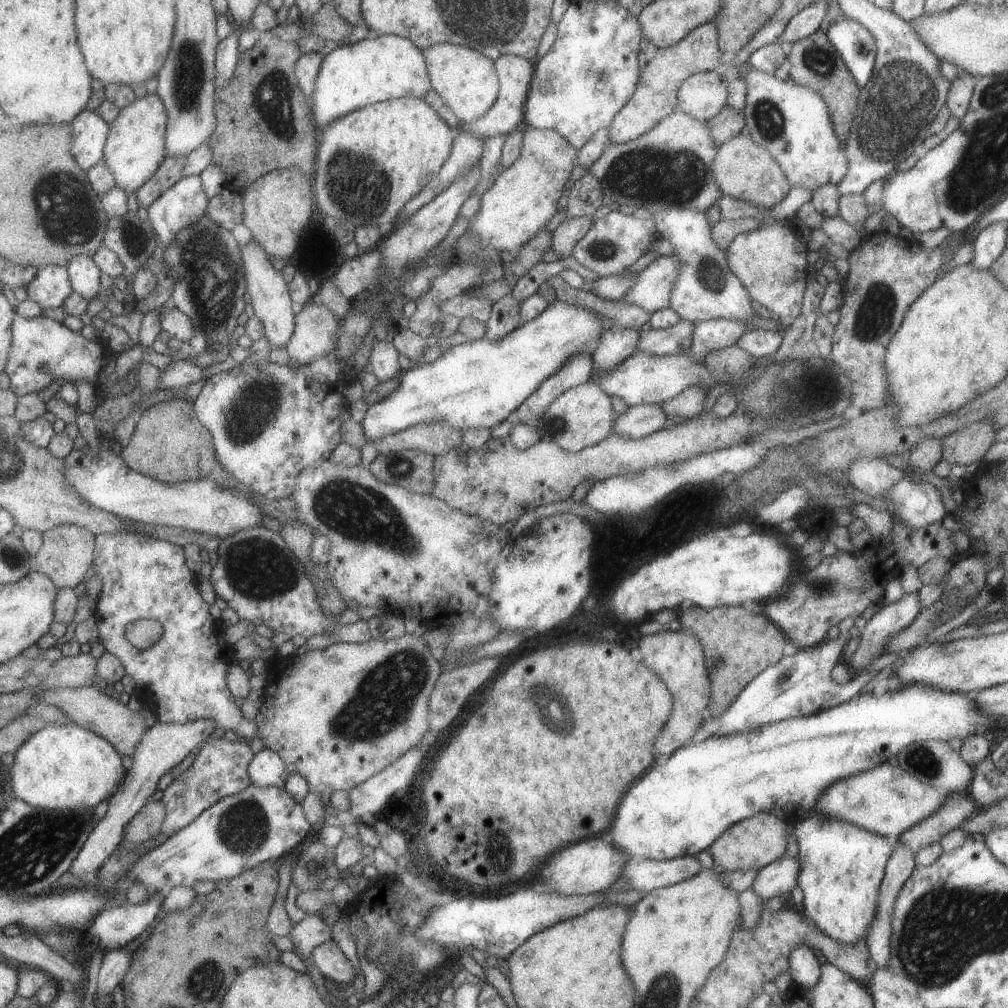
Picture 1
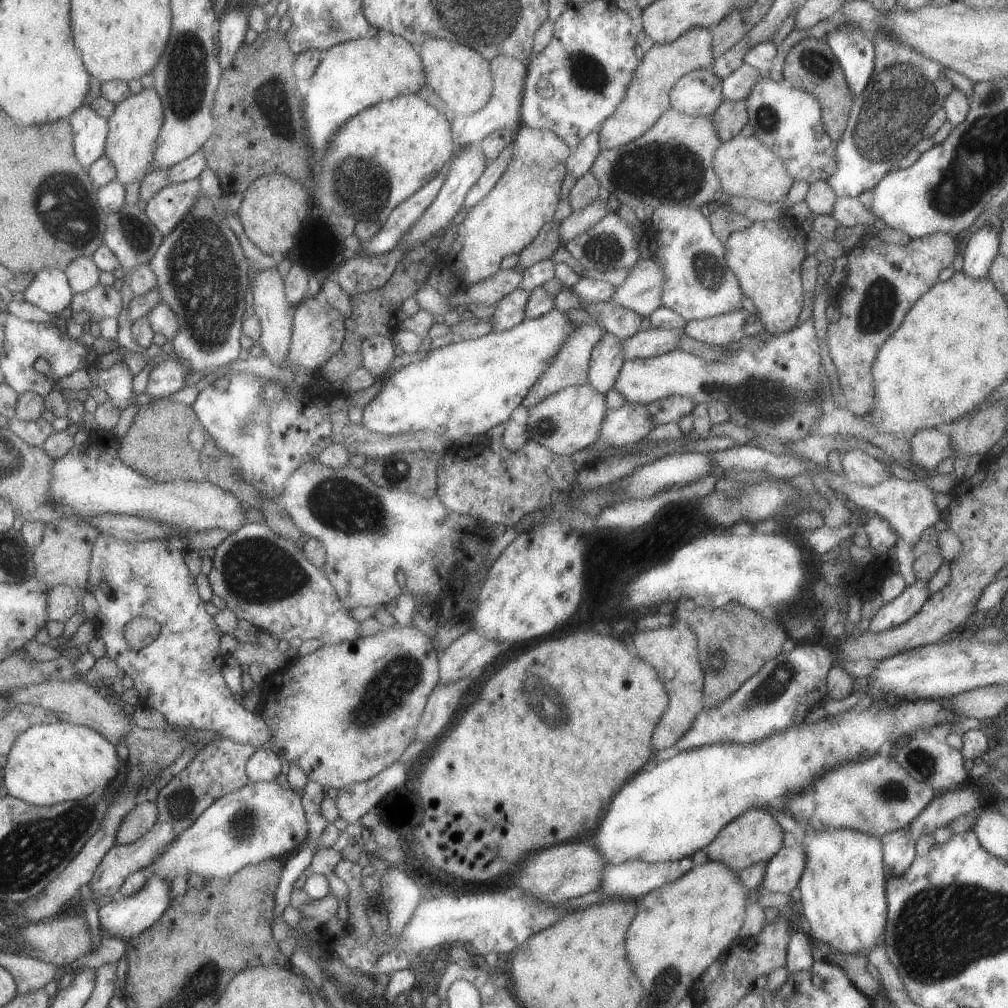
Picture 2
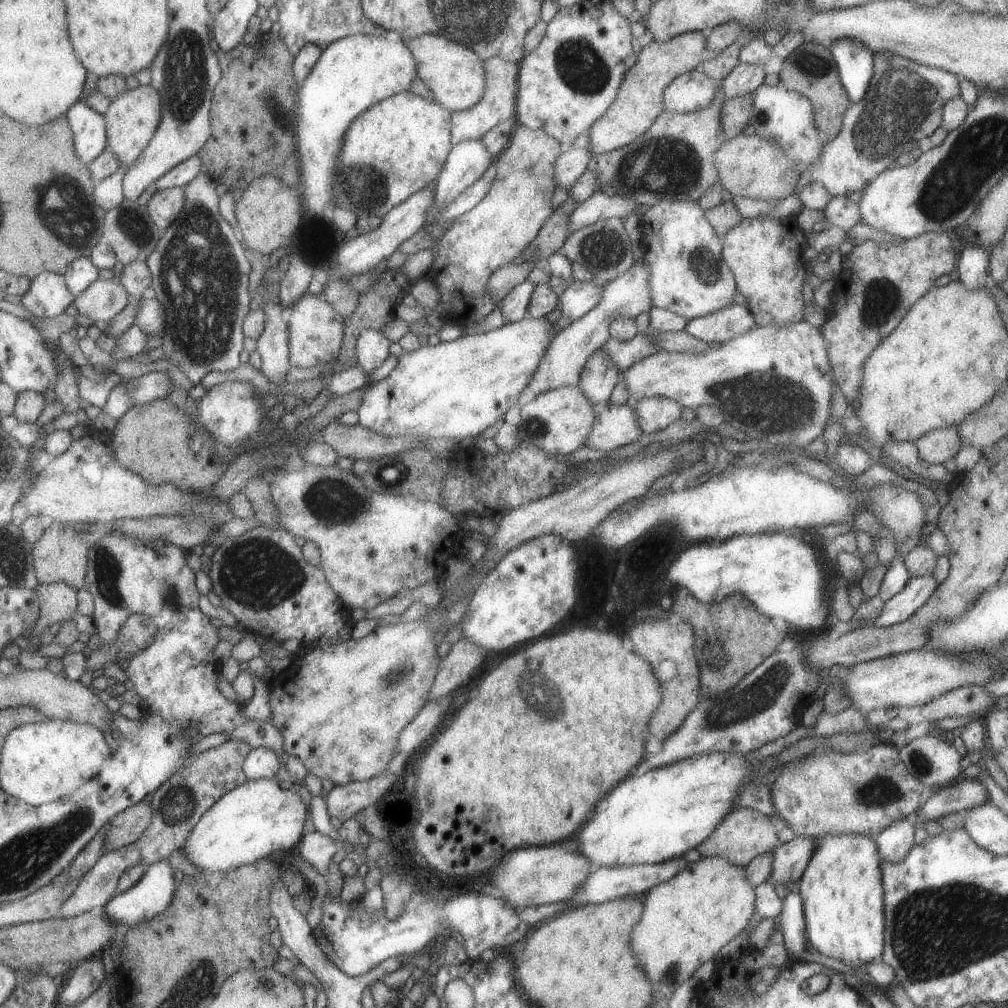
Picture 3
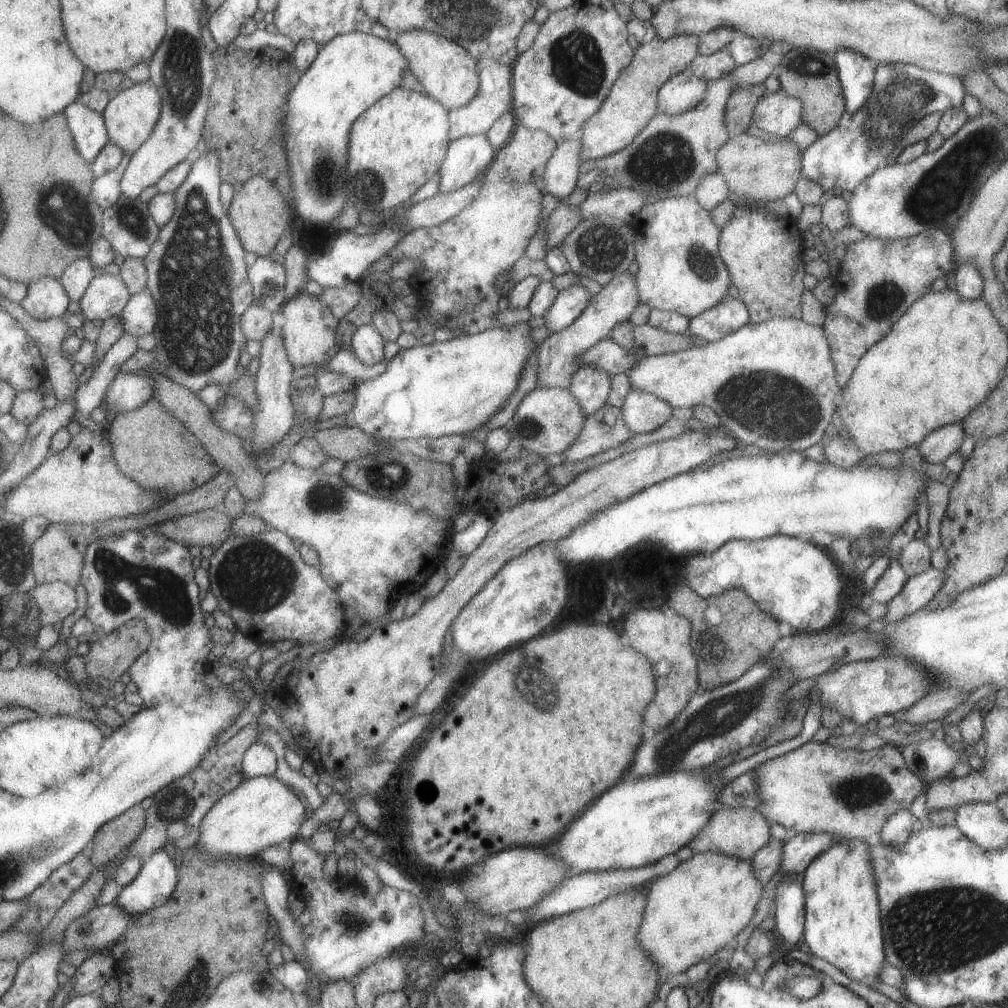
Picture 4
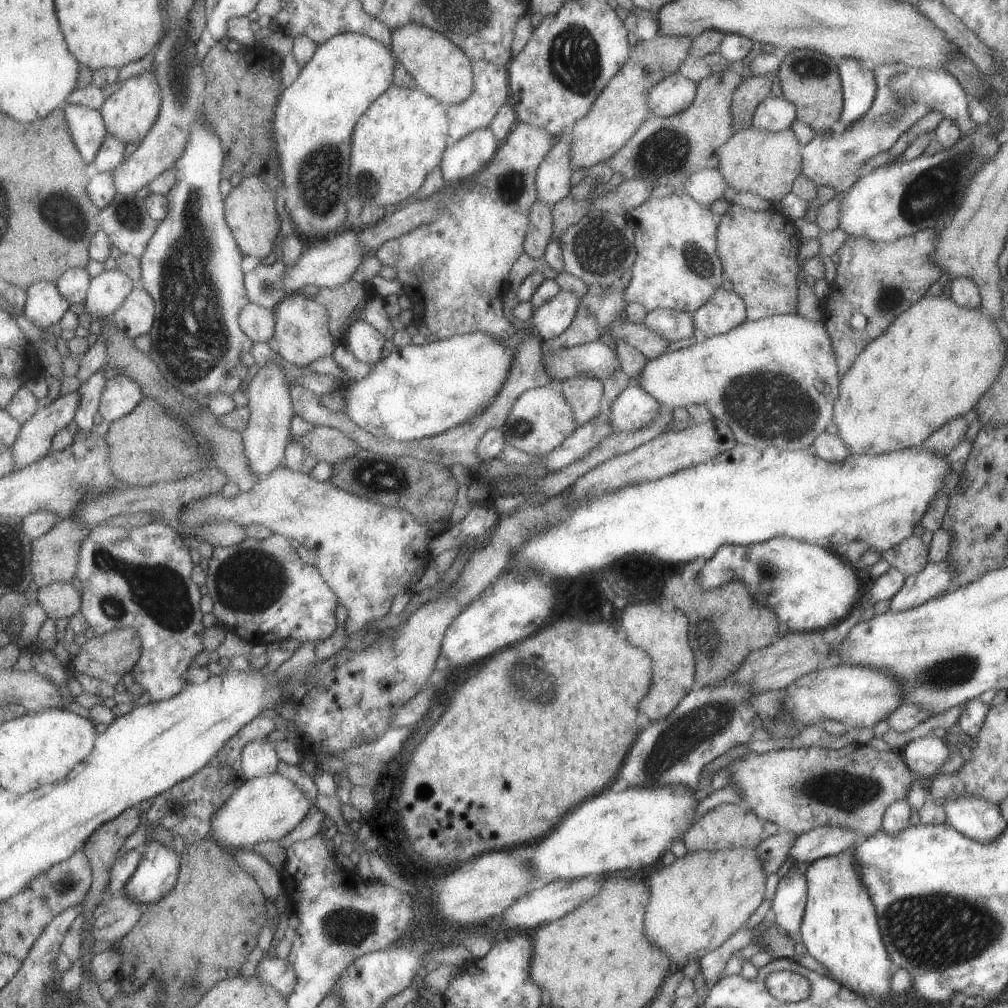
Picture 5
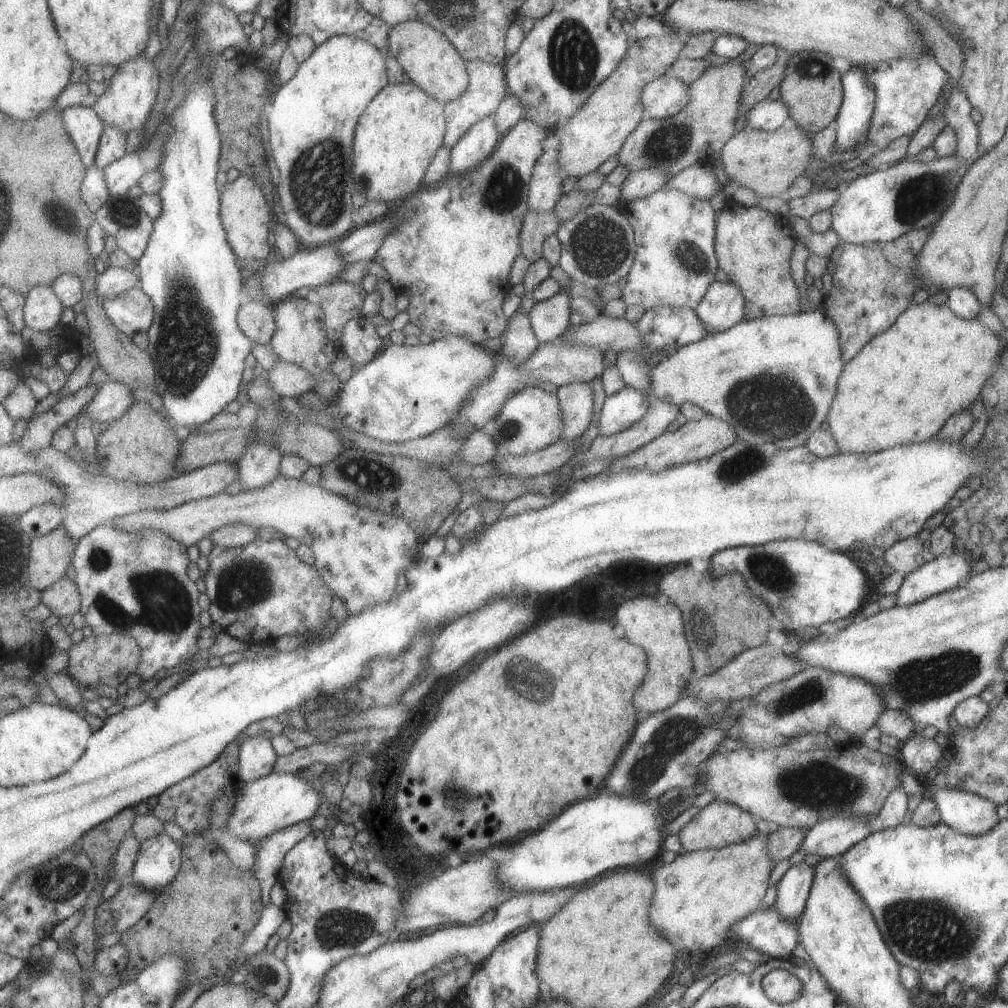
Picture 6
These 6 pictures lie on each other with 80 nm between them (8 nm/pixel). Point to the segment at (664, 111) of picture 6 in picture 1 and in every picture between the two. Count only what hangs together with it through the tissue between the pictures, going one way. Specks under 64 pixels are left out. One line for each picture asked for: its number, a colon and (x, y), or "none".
1: (702, 95)
2: (698, 93)
3: (693, 90)
4: (682, 92)
5: (673, 94)

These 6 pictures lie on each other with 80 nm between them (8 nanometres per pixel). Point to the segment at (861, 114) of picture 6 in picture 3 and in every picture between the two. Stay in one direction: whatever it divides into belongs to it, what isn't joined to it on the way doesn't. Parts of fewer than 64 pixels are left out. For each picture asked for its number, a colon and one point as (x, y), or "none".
3: (854, 62)
4: (855, 73)
5: (858, 86)

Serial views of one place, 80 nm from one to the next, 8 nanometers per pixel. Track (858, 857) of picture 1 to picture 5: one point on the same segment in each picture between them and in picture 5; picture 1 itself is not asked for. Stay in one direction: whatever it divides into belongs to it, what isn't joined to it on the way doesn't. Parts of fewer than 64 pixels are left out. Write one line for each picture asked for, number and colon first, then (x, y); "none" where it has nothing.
2: (843, 901)
3: (841, 890)
4: (842, 925)
5: (839, 928)

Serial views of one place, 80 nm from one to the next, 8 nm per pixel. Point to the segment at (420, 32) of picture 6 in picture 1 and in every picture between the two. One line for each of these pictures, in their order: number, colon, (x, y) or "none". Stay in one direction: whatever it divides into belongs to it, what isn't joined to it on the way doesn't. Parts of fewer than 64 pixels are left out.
1: (465, 80)
2: (458, 75)
3: (455, 76)
4: (448, 73)
5: (440, 69)

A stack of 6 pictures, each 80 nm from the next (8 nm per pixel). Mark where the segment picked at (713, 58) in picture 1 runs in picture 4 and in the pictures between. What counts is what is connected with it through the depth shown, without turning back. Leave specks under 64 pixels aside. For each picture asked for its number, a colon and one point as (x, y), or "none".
2: (647, 97)
3: (638, 101)
4: (631, 102)

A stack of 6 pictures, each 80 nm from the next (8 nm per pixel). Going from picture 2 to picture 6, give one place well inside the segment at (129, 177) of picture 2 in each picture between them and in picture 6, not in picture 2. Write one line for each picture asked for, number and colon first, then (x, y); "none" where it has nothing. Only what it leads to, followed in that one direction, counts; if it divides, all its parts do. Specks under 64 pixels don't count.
3: (131, 119)
4: (129, 117)
5: (128, 113)
6: (130, 95)

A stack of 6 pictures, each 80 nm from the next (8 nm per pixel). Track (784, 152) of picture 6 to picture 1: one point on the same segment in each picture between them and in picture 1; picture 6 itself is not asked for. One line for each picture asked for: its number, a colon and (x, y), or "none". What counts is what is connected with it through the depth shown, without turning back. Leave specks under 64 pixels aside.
1: (742, 169)
2: (746, 168)
3: (747, 165)
4: (763, 171)
5: (752, 160)

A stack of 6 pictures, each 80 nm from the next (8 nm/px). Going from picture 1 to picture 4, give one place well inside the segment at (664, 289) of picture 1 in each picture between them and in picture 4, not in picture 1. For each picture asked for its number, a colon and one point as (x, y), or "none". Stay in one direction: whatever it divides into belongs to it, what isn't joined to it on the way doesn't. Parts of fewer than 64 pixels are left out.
2: (640, 290)
3: (627, 294)
4: (557, 356)

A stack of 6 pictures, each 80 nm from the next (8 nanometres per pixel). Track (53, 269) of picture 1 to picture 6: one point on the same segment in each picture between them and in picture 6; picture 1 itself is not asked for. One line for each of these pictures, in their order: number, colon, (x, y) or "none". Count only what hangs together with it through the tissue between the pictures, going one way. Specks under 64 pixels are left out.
2: (49, 291)
3: (47, 295)
4: (45, 298)
5: (44, 305)
6: (42, 309)

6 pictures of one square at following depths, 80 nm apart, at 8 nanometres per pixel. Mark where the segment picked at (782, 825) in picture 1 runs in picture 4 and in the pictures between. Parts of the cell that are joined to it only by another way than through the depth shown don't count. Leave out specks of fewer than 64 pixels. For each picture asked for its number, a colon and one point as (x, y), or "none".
2: (755, 836)
3: (744, 833)
4: (739, 832)

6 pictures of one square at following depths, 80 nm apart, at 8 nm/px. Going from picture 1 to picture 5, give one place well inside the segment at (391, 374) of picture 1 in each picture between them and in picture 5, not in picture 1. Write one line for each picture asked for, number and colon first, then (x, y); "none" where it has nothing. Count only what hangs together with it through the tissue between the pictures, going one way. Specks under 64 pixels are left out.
2: (376, 351)
3: (372, 347)
4: (367, 344)
5: (365, 342)

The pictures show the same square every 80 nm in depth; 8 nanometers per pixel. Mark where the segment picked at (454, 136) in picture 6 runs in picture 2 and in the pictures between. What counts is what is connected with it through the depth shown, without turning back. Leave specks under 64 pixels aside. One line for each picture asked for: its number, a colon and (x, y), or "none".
2: (502, 110)
3: (497, 104)
4: (493, 97)
5: (490, 90)

